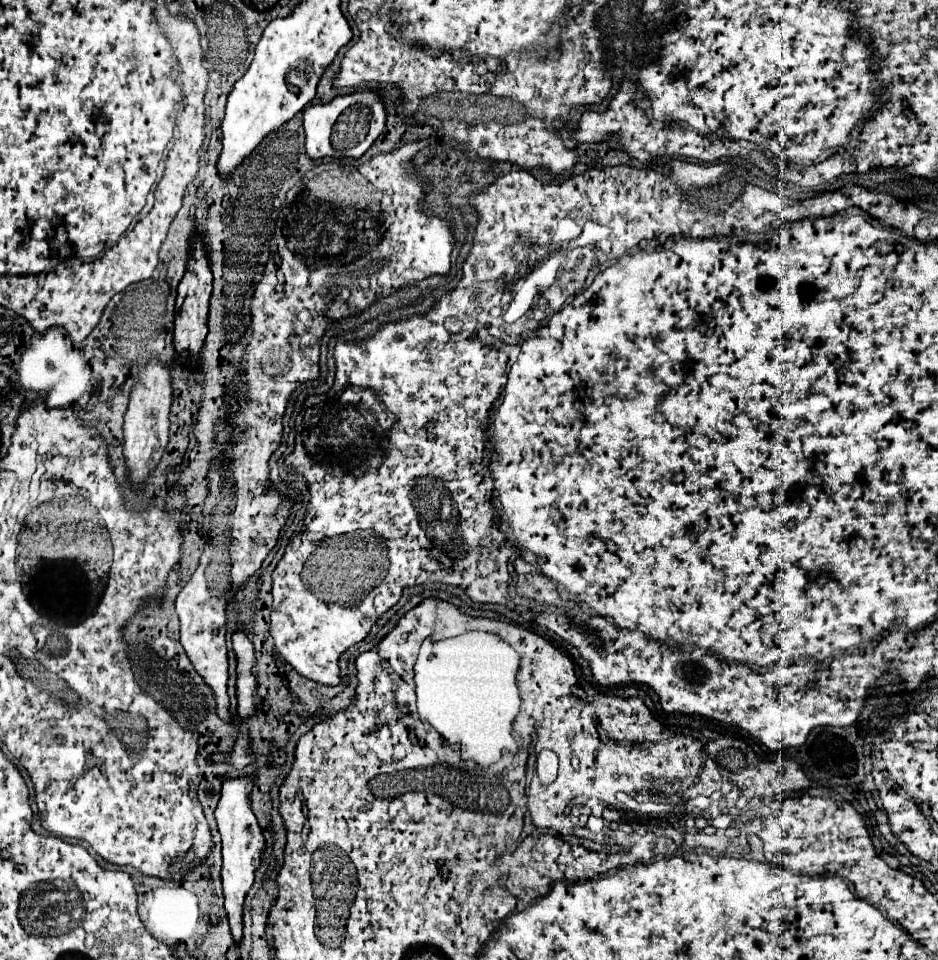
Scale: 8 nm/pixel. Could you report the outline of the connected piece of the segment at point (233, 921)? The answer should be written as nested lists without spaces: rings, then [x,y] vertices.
[[[254,774],[240,776],[240,778],[226,778],[222,784],[222,796],[220,796],[218,808],[214,812],[218,830],[222,836],[222,856],[224,856],[222,884],[224,884],[224,898],[226,898],[224,908],[228,912],[232,936],[236,938],[236,942],[240,942],[240,938],[242,938],[242,902],[254,882],[254,870],[258,868],[260,856],[264,850],[264,836],[262,836],[262,830],[260,830],[258,820],[250,806],[254,778],[256,778]]]

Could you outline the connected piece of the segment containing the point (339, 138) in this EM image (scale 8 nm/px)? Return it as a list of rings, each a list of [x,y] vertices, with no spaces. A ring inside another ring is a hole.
[[[352,92],[346,96],[336,96],[332,102],[328,104],[316,104],[316,106],[306,106],[304,110],[304,130],[306,130],[306,154],[310,156],[310,160],[320,160],[324,156],[336,156],[338,152],[342,152],[342,158],[358,159],[374,144],[374,140],[380,136],[380,132],[384,130],[384,122],[386,122],[386,110],[378,98],[378,94],[374,92]]]

